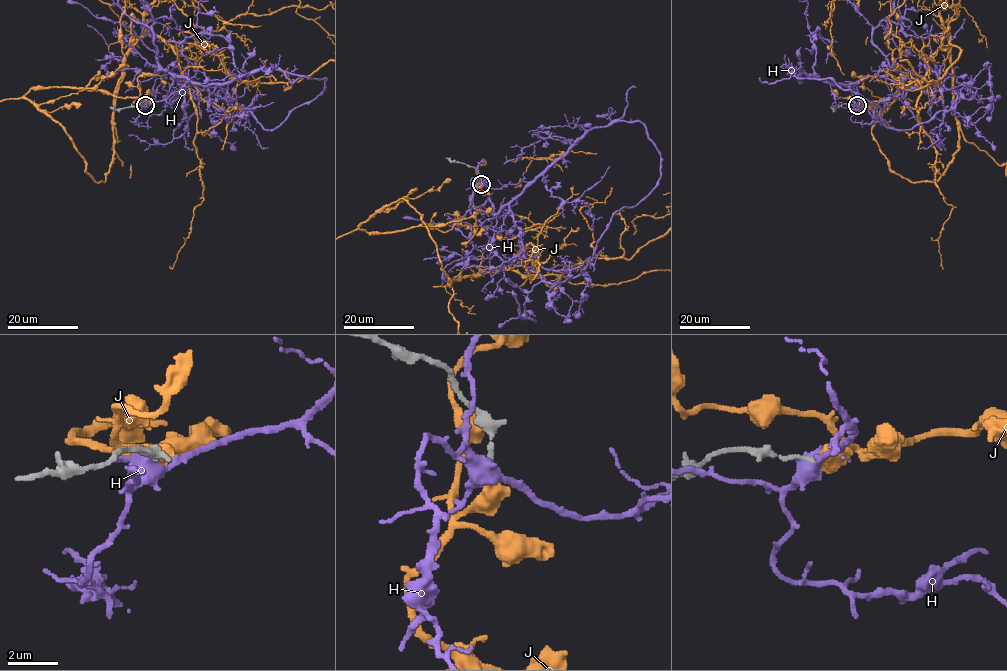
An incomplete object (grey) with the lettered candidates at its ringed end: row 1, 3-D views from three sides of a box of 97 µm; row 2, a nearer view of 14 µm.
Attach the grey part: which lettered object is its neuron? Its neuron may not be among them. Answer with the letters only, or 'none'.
none

